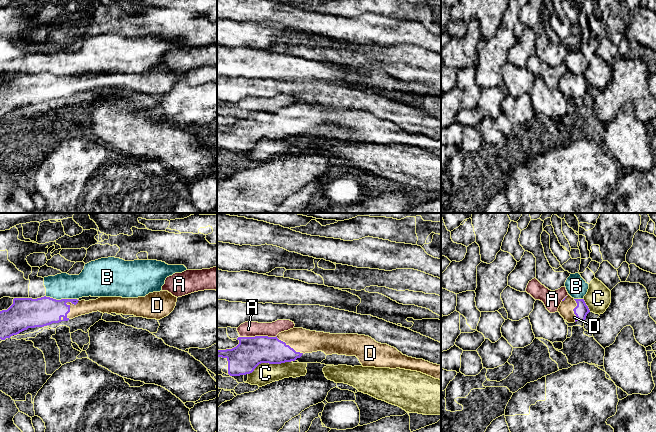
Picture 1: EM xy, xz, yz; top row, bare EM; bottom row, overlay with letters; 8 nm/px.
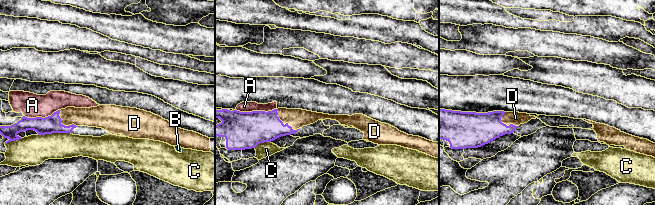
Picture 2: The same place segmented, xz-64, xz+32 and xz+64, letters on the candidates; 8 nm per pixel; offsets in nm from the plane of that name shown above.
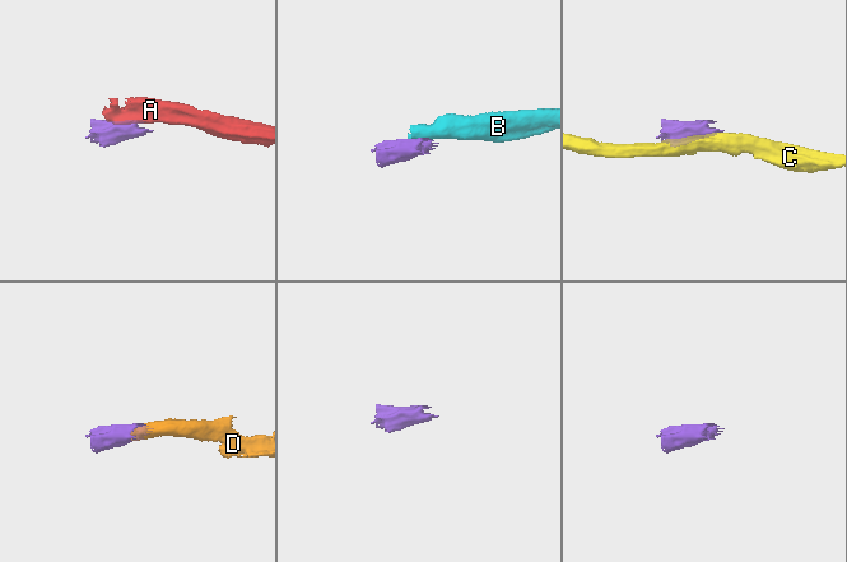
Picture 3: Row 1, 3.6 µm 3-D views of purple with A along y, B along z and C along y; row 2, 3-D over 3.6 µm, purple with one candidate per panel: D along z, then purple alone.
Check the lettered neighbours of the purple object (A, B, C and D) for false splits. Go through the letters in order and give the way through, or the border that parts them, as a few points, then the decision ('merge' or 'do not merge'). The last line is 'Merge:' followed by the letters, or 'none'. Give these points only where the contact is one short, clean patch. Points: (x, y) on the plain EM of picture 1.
A: along xz (276, 111), (240, 113) | do not merge
B: along xy (45, 71), (56, 75), (76, 75) | do not merge
C: along xz (290, 137), (260, 139), (248, 150) | do not merge
D: across xy (40, 88), (60, 86), (66, 80), (70, 83), (83, 83) | merge
Merge: D

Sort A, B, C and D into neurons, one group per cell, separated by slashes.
A / B / C / D

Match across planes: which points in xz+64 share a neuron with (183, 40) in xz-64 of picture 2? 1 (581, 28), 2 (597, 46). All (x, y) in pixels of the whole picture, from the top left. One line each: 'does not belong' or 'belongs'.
1: belongs
2: does not belong

